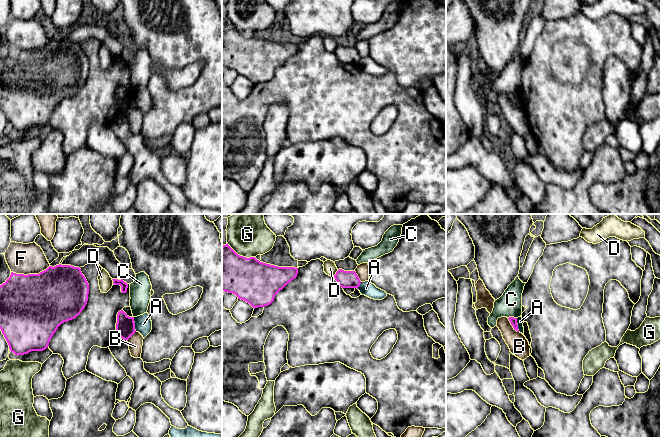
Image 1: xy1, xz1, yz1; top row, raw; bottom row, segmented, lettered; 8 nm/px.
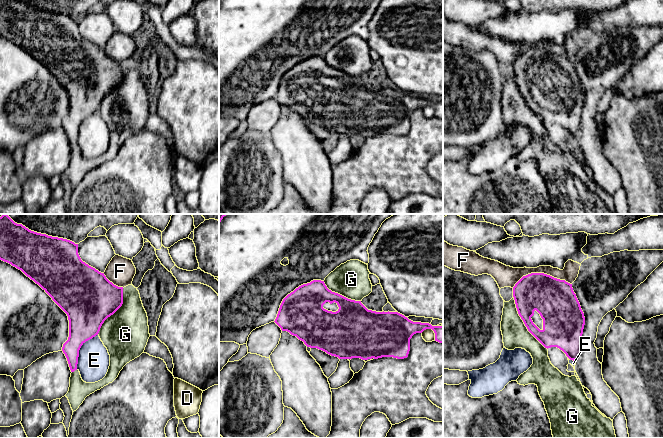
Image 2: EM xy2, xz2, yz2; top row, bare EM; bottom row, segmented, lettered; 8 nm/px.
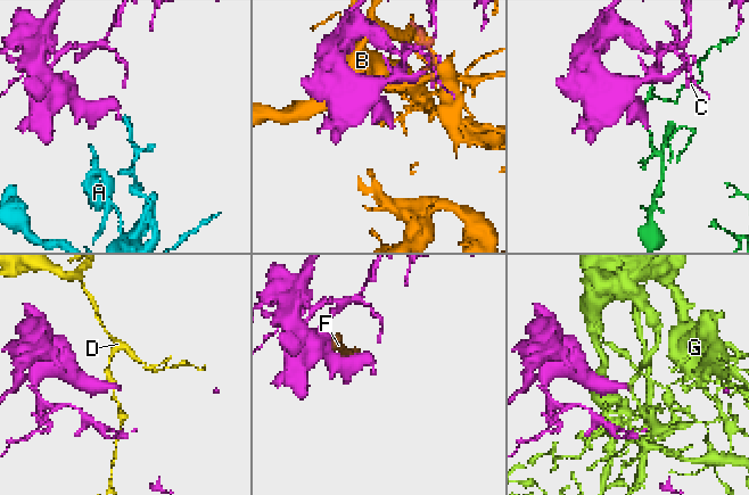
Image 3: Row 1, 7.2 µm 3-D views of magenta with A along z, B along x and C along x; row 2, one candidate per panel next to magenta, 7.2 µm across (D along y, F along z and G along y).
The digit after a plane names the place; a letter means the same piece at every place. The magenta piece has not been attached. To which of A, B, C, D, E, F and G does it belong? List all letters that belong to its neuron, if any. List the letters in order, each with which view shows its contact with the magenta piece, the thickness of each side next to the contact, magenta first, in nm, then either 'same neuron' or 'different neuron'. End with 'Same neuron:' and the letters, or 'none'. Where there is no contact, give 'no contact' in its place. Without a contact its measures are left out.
A: xy1 | 160/140 nm | different neuron
B: yz1 | 60/160 nm | different neuron
C: yz1 | 60/190 nm | different neuron
D: xz1 | 140/100 nm | different neuron
E: xy2 | 280/260 nm | different neuron
F: yz2 | 340/150 nm | different neuron
G: yz2 | 280/200 nm | same neuron
Same neuron: G

